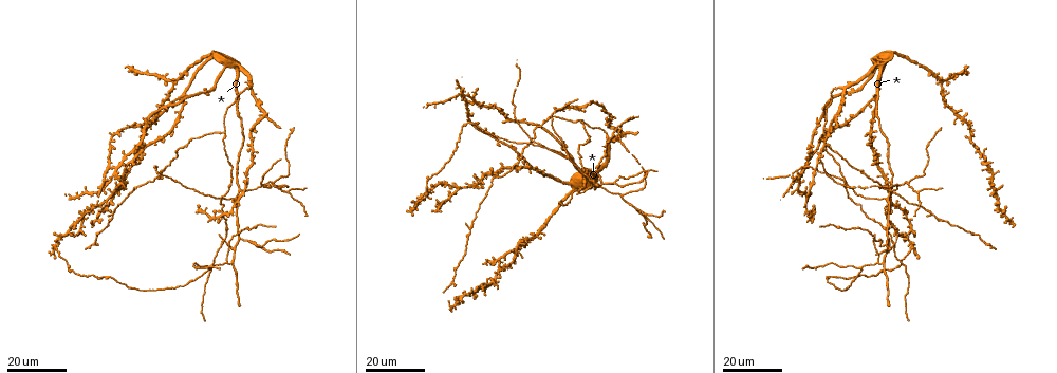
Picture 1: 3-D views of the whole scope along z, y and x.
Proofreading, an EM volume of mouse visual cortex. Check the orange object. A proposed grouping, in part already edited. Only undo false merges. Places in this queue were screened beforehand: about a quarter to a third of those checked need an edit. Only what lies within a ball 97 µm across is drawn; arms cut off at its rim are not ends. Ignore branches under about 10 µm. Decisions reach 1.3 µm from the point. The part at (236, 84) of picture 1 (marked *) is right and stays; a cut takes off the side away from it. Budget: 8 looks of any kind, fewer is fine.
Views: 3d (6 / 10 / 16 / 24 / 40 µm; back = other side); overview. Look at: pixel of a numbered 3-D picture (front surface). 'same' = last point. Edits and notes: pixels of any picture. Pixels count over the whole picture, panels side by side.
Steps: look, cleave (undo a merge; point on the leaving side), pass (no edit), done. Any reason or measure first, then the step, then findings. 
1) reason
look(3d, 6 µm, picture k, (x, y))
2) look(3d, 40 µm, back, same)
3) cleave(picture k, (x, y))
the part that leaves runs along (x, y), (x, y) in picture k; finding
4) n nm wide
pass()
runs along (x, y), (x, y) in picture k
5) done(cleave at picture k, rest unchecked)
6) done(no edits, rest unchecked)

two arms at a narrow angle
look(3d, 16 µm, picture 1, (473, 102))

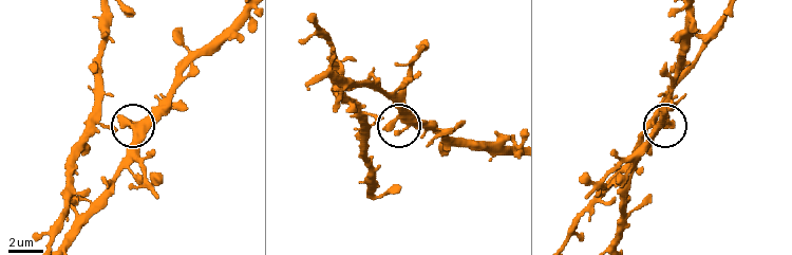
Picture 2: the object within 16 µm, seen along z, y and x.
look(3d, 6 µm, picture 2, (400, 118))

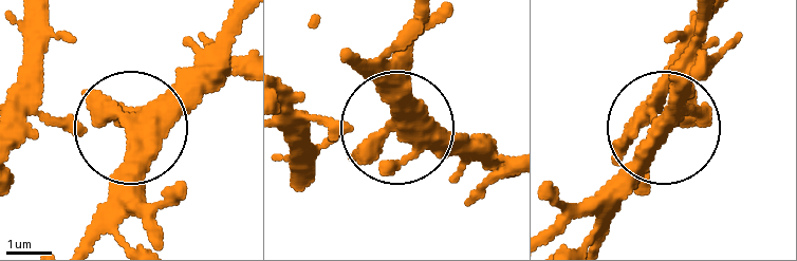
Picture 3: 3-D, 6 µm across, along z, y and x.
pass()
runs along (232, 19), (129, 118), (16, 110) in picture 3; one neuron here

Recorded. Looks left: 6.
two arms in line, one across
look(3d, 24 µm, picture 1, (621, 199))

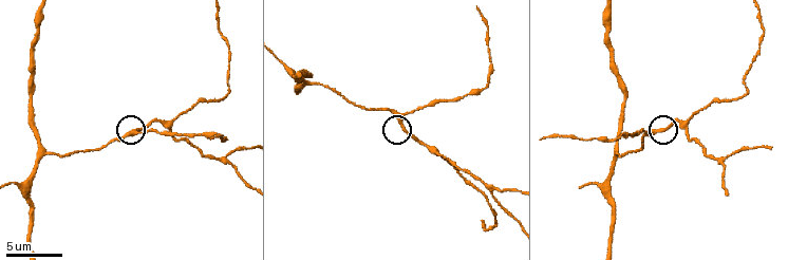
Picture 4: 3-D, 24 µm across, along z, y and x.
look(3d, 6 µm, picture 4, (134, 132))

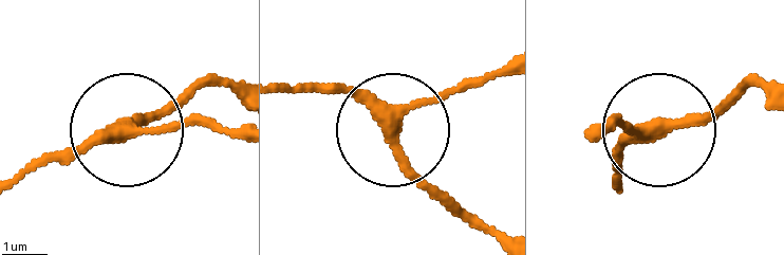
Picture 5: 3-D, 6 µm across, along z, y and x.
270 nm wide
pass()
one neuron here

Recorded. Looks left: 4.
two arms at a narrow angle
look(3d, 16 µm, picture 1, (240, 238))

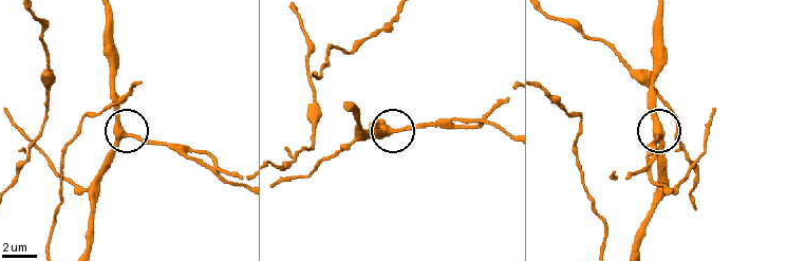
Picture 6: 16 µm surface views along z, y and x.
look(3d, 10 µm, picture 6, (657, 132))

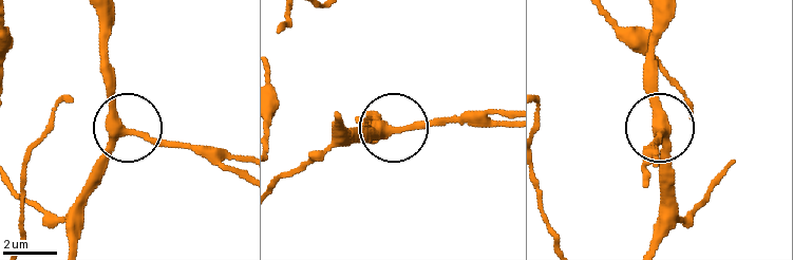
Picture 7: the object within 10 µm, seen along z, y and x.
300 nm wide
pass()
continuous, no second neuron

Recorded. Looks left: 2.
look(3d, 16 µm, picture 4, (601, 184))

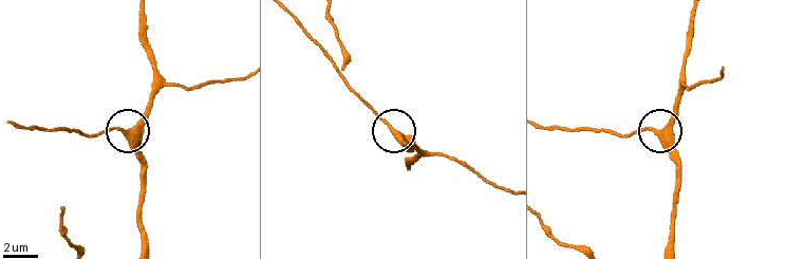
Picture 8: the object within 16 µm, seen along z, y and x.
pass()
runs along (145, 16), (153, 62), (150, 106), (128, 130), (99, 131) in picture 8; one neuron here

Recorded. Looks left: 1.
done(no edits, rest unchecked)

